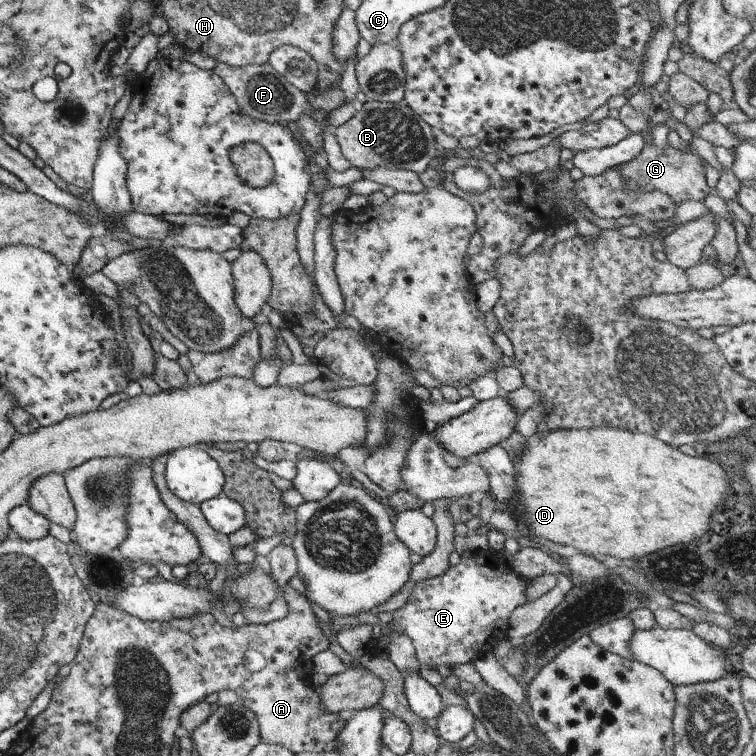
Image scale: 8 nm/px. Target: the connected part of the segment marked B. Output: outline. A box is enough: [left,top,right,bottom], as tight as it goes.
[333,100,439,174]

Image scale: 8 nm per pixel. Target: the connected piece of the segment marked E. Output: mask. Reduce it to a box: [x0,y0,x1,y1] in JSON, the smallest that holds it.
[389,555,529,669]

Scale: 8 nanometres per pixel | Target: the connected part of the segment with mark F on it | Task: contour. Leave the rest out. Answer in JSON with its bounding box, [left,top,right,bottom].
[212,62,307,123]

